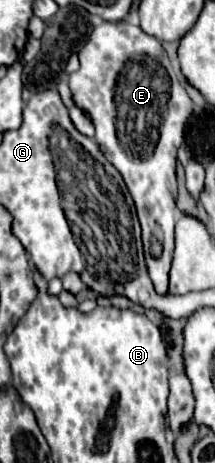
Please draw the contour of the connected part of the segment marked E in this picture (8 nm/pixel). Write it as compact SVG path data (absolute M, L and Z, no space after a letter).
M105 21L93 29L89 41L79 51L79 61L79 71L69 75L69 89L73 101L95 125L95 141L101 153L123 175L129 193L135 201L141 229L173 229L179 215L179 209L175 205L175 161L177 149L183 143L185 123L193 113L193 105L177 73L173 71L161 41L147 35L137 25Z

